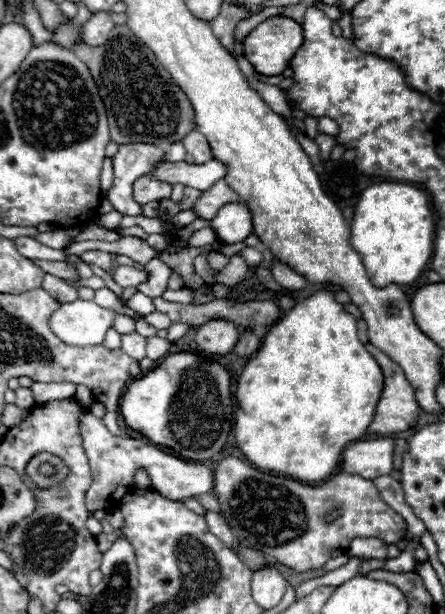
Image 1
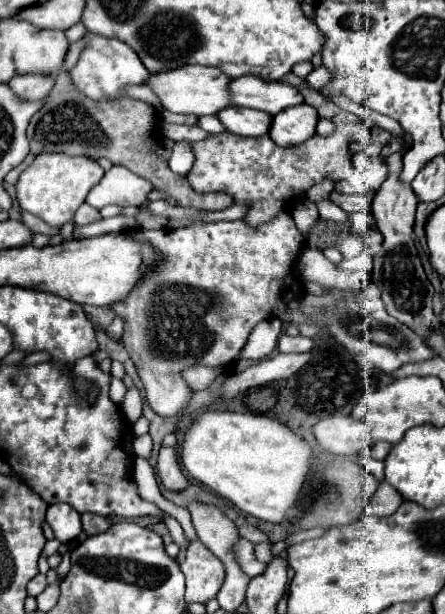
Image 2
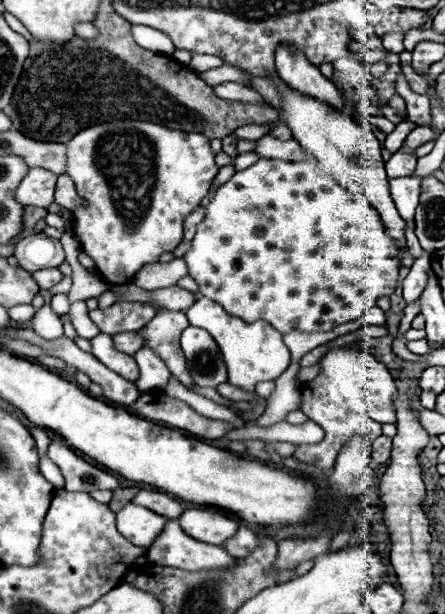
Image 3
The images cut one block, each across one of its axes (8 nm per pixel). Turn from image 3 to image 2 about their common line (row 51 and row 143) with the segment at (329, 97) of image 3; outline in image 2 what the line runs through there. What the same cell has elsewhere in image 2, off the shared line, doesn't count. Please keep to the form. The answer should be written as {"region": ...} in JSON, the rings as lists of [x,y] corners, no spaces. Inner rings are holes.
{"region":[[[310,104],[290,106],[288,110],[272,116],[268,134],[278,146],[296,146],[316,132],[316,122],[318,114]]]}

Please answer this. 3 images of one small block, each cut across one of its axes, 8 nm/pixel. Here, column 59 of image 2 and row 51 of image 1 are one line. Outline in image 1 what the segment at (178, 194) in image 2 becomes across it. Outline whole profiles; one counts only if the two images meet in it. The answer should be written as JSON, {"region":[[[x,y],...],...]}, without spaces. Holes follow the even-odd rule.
{"region":[[[124,24],[114,26],[110,40],[104,46],[74,46],[74,52],[94,74],[104,106],[108,110],[110,134],[116,144],[174,144],[196,128],[194,108],[182,88],[164,70],[154,52]]]}

